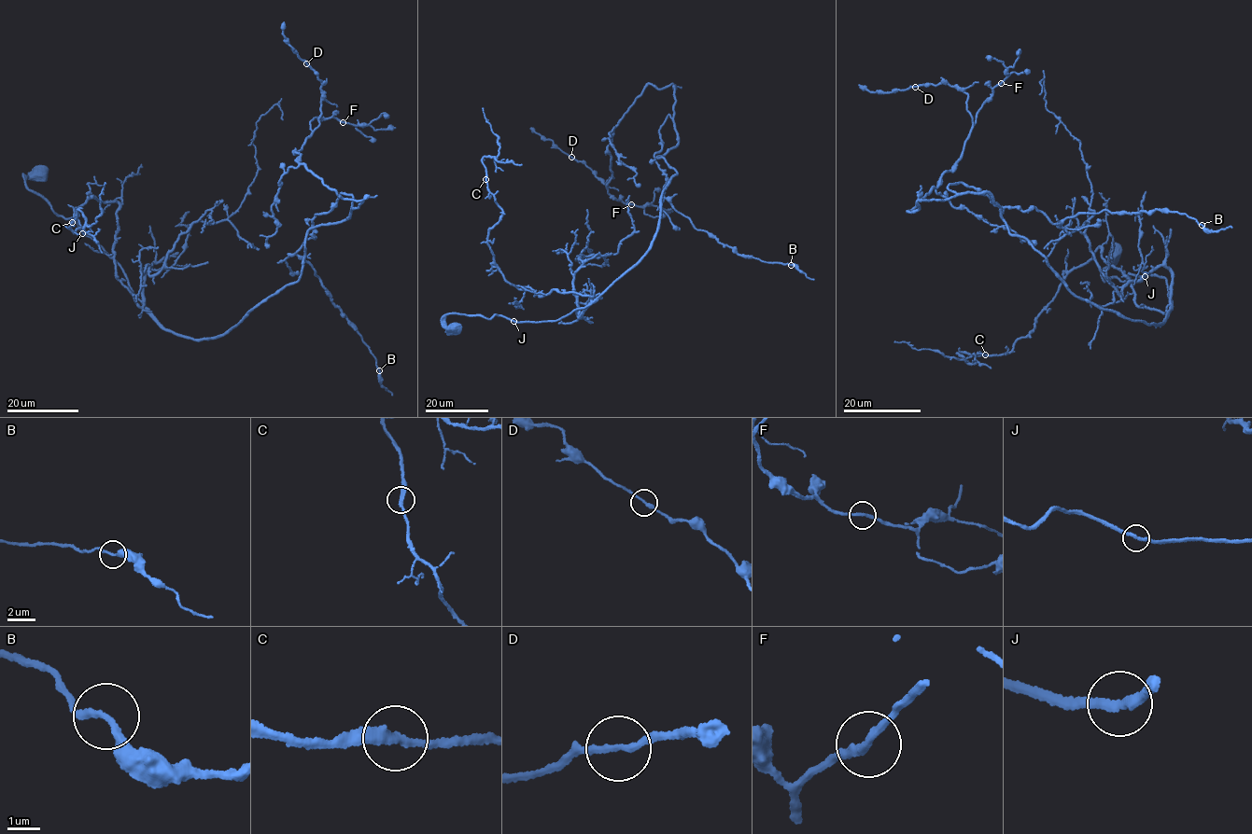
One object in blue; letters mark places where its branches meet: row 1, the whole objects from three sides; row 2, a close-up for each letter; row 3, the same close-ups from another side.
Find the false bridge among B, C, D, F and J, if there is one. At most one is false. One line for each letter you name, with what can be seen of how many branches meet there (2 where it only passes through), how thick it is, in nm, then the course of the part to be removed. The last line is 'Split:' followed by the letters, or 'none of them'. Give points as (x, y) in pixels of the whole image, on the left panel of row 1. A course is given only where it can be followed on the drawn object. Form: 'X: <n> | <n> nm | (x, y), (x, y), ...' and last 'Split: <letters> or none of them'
Split: none of them

